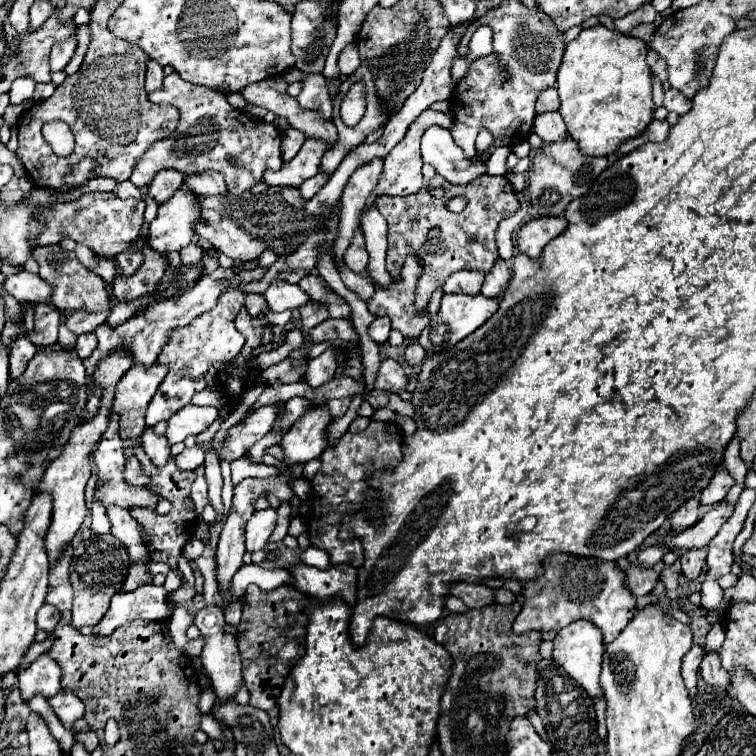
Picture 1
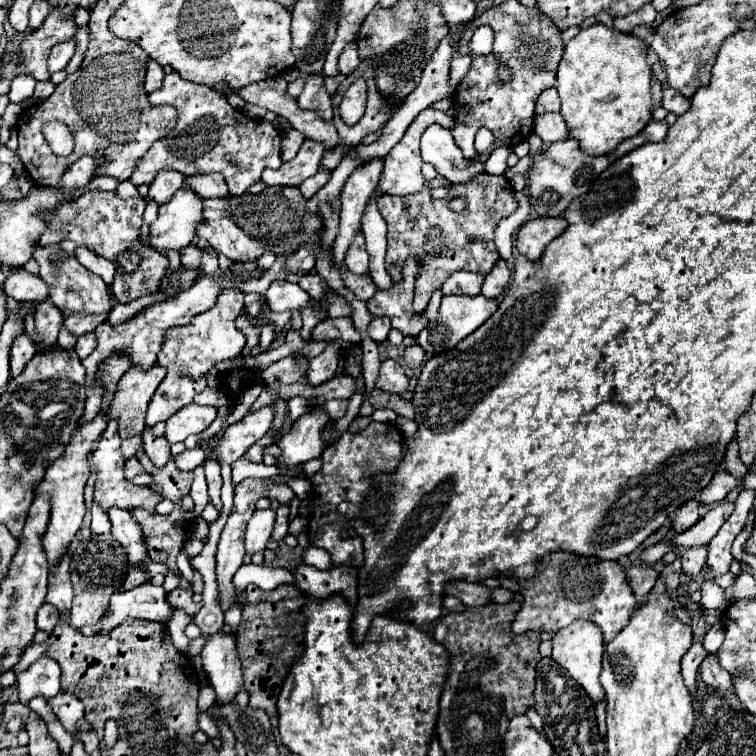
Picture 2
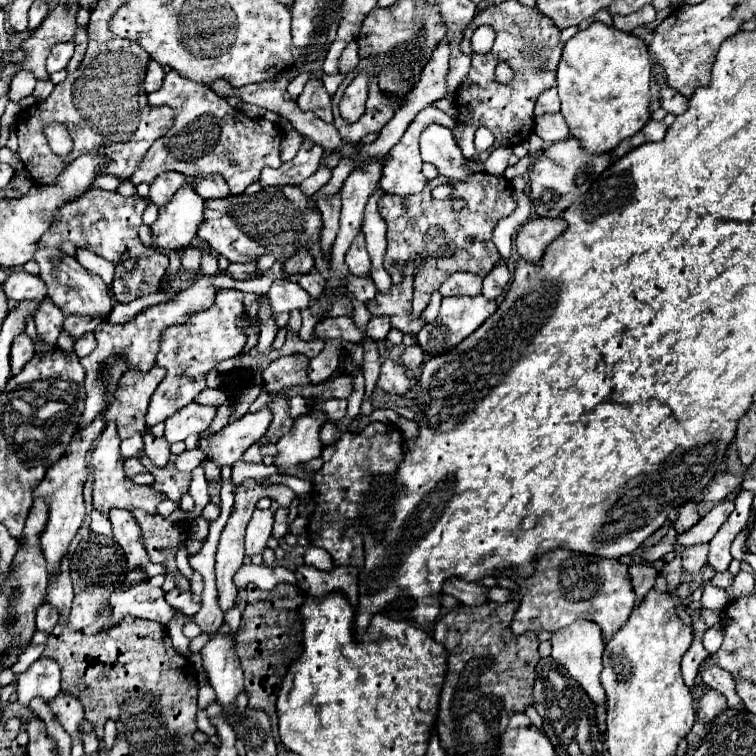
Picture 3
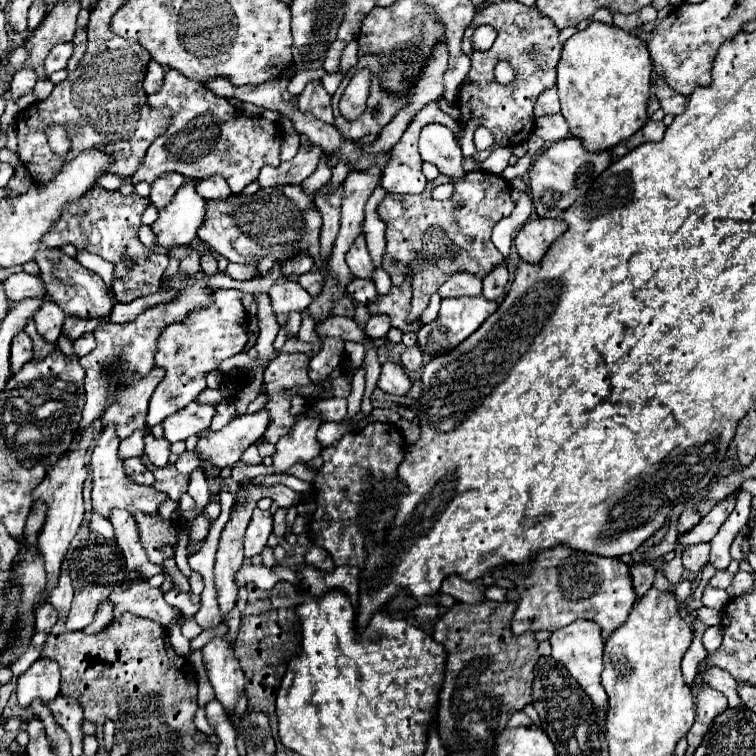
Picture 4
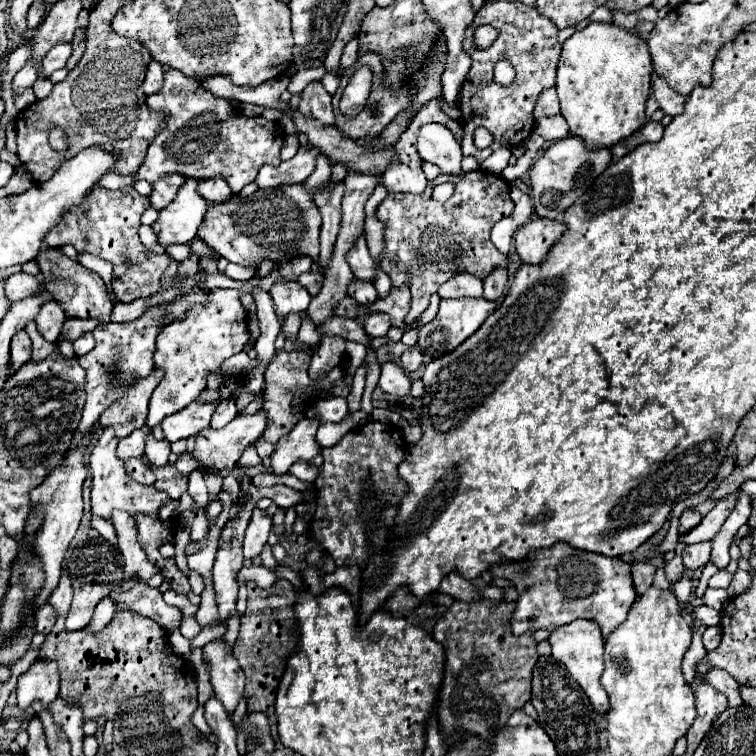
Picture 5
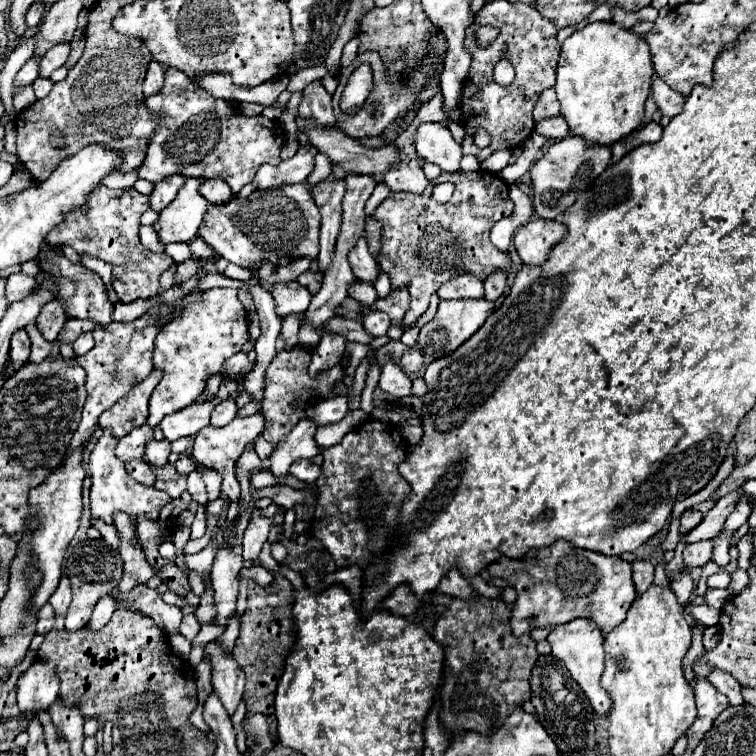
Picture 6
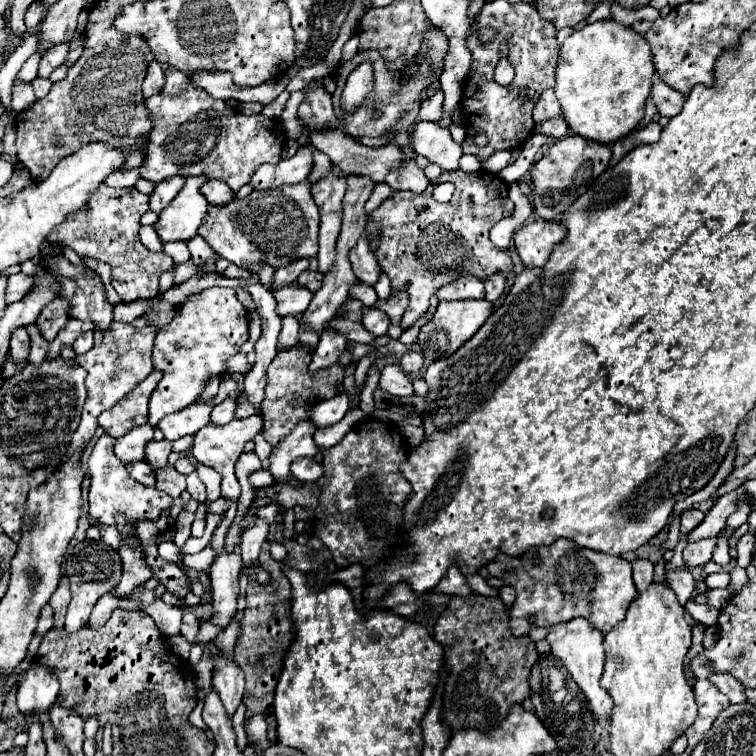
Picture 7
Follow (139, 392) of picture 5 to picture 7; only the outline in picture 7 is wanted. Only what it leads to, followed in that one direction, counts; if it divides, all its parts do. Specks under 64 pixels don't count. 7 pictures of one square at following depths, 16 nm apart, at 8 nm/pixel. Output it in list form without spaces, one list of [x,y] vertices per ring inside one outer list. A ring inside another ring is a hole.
[[[152,370],[132,392],[128,392],[116,406],[98,416],[98,424],[110,436],[122,436],[128,428],[142,426],[148,422],[148,398],[156,384],[160,382],[162,372]]]

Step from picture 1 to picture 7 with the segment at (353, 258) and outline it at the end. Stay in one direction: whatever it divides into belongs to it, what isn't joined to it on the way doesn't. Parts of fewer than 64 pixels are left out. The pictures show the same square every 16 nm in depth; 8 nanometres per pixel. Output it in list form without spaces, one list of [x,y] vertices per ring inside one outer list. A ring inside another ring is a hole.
[[[360,238],[358,244],[352,248],[350,264],[352,264],[352,270],[358,276],[358,280],[368,286],[374,286],[382,274],[382,268],[378,264],[374,252],[370,250],[370,244],[366,242],[366,238]]]

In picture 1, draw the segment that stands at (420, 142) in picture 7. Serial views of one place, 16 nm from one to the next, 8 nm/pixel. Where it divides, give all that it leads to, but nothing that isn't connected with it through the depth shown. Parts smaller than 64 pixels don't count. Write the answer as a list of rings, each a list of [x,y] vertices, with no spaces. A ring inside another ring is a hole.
[[[430,126],[422,136],[422,158],[450,184],[468,184],[480,174],[486,174],[486,164],[480,158],[466,158],[456,146],[450,130]]]

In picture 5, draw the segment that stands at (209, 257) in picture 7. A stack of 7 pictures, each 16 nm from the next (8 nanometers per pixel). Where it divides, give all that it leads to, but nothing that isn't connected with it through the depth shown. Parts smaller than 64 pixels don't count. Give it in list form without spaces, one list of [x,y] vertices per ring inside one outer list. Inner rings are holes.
[[[196,238],[196,240],[190,242],[190,250],[192,250],[192,254],[196,254],[200,260],[206,258],[206,256],[214,256],[212,248],[208,248],[208,244],[206,244],[204,240],[200,240],[200,238]]]

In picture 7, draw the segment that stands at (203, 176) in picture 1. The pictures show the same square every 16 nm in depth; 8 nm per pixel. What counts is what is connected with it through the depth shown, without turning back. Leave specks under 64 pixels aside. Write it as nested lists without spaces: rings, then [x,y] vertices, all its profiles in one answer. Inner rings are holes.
[[[208,180],[200,190],[212,206],[228,206],[234,198],[234,192],[222,180]]]

